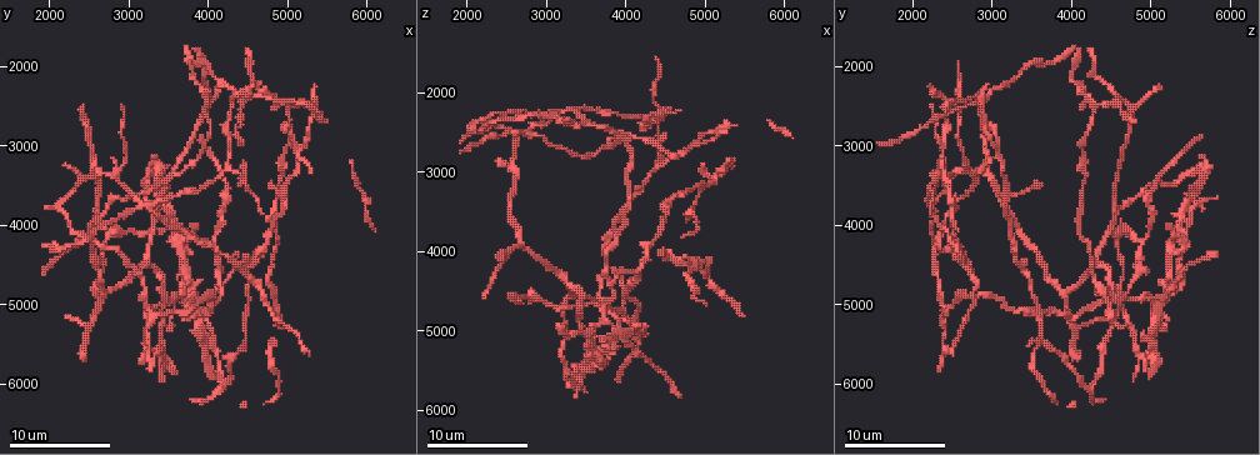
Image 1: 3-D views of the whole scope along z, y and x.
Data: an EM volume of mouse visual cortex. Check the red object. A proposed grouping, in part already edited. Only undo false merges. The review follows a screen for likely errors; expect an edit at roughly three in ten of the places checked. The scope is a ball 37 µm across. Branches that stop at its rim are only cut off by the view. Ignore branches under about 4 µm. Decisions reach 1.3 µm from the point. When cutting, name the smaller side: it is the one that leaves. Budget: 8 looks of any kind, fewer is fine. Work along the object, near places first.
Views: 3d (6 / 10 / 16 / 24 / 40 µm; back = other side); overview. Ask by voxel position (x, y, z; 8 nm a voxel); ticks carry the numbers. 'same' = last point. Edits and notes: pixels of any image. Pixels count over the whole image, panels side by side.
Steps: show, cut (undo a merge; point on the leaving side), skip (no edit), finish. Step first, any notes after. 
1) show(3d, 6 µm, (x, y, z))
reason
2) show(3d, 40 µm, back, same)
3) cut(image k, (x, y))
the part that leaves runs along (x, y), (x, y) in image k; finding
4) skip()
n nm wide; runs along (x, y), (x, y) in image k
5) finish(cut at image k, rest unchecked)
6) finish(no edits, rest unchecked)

show(3d, 10 µm, (3150, 3750, 2200))
a fork

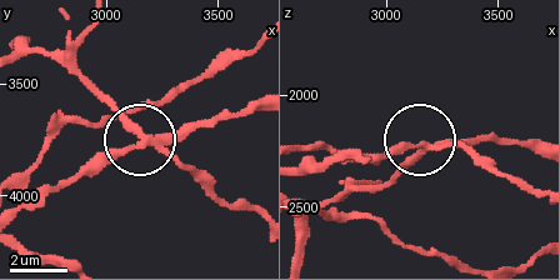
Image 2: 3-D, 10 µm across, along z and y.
show(3d, 6 µm, (3130, 3790, 2220))

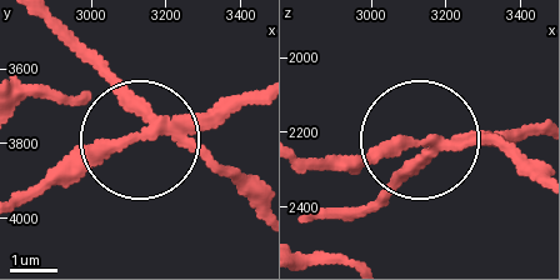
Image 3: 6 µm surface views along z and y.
cut(image 3, (233, 98))
the part that leaves runs along (168, 130), (200, 130), (248, 106) in image 3; two neurons meet here

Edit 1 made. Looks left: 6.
show(3d, 10 µm, (4100, 4200, 4950))
two arms in line, one across

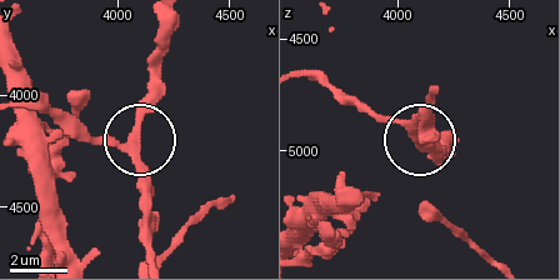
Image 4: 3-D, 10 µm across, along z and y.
skip()
3 arms; runs along (303, 73), (396, 119), (436, 156) in image 4; one neuron here

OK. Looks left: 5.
show(overview)

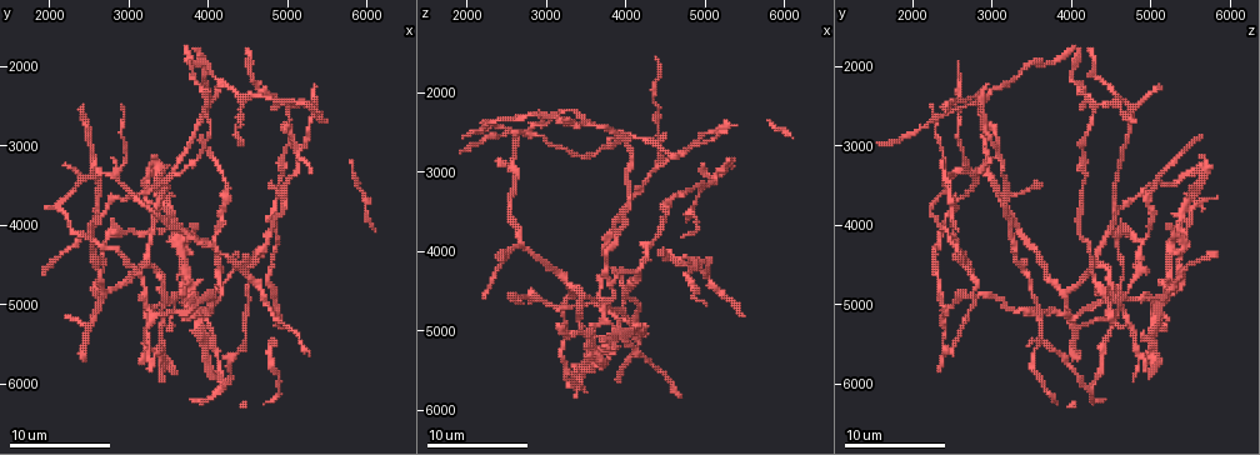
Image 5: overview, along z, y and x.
show(3d, 10 µm, (5100, 3150, 3050))
four or more arms meet

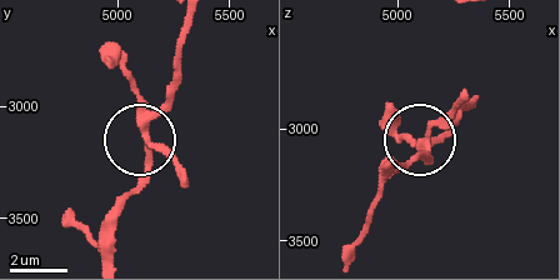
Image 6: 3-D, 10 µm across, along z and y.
skip()
270 nm wide; continuous, no second neuron

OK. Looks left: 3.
show(3d, 6 µm, (2850, 3400, 2400))
four or more arms meet

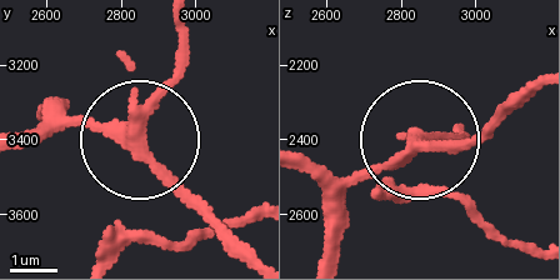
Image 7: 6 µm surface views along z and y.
skip()
4 arms; one neuron here

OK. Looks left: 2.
finish(cut at image 3, rest unchecked)

